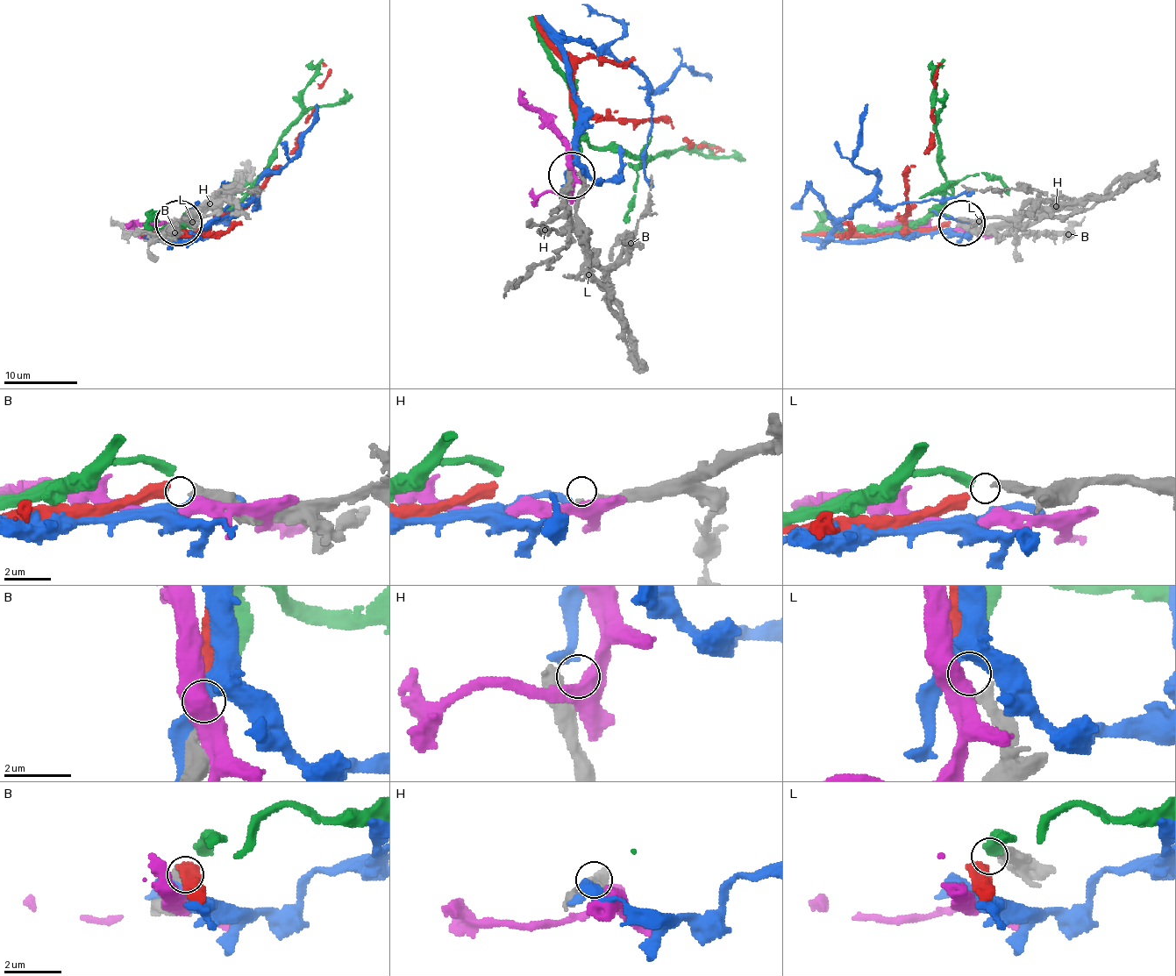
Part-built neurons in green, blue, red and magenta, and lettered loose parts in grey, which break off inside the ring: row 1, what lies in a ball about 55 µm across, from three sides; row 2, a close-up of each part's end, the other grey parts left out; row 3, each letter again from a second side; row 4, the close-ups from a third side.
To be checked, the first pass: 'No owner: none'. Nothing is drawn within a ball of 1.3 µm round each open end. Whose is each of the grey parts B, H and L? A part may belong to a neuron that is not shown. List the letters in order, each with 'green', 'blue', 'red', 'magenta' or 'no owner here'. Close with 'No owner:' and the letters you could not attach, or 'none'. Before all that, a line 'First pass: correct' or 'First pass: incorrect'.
First pass: correct
B: red
H: blue
L: green
No owner: none

